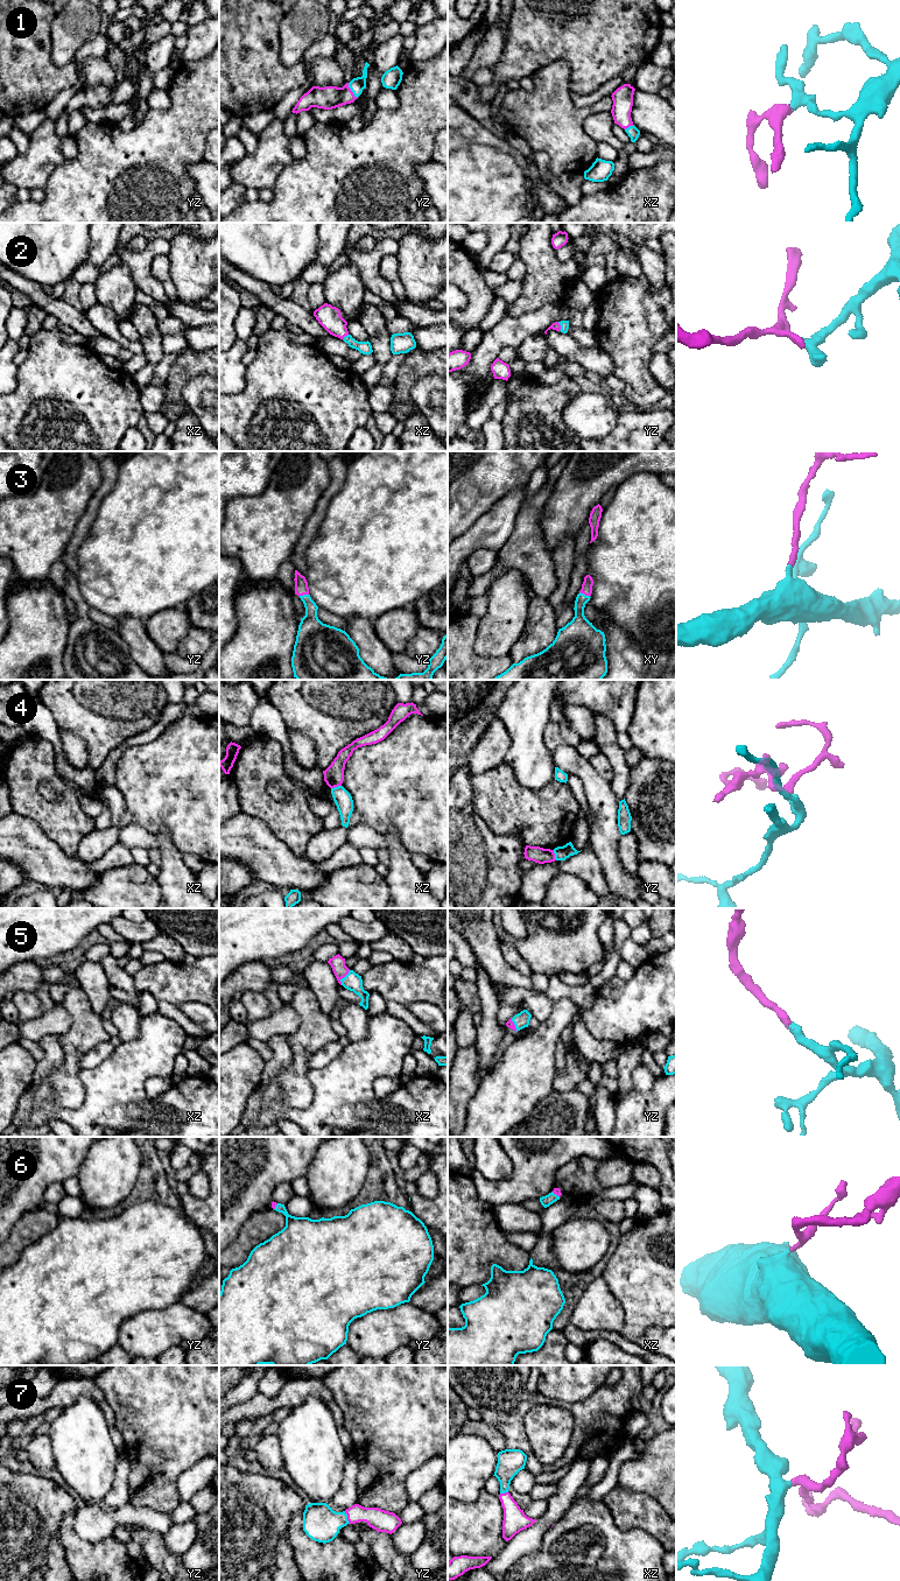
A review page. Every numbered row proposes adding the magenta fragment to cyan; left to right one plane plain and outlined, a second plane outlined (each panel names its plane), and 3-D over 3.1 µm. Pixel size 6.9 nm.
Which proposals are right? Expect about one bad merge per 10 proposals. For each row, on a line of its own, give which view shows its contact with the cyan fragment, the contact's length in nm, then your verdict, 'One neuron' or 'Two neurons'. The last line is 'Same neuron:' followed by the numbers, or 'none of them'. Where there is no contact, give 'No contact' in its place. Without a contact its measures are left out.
1: Touches cyan in yz. Shared border 120 nm. One neuron
2: Touches cyan in yz. Shared border 70 nm. One neuron
3: Touches cyan in xy. Shared border 80 nm. One neuron
4: Touches cyan in xz. Shared border 80 nm. Two neurons
5: Touches cyan in xz. Shared border 120 nm. One neuron
6: Touches cyan in xz. Shared border 70 nm. One neuron
7: Touches cyan in yz. Shared border 100 nm. One neuron
Same neuron: 1, 2, 3, 5, 6, 7

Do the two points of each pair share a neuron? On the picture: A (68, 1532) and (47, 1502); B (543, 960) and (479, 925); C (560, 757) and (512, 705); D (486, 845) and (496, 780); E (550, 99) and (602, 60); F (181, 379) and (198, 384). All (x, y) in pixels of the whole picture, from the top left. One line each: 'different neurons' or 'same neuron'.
A: different neurons
B: different neurons
C: different neurons
D: different neurons
E: different neurons
F: different neurons

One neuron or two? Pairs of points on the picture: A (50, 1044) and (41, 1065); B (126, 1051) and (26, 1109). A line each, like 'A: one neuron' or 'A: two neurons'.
A: one neuron
B: two neurons

